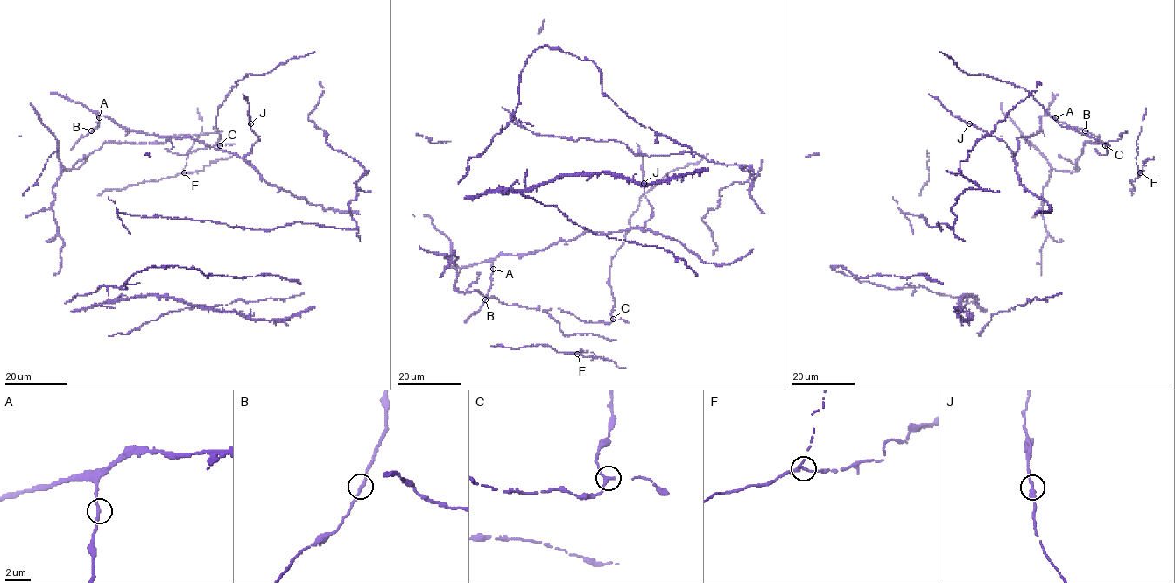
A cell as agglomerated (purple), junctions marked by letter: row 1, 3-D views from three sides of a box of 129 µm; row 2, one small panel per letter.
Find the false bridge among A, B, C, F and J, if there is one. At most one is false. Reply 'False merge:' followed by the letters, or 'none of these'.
False merge: none of these

